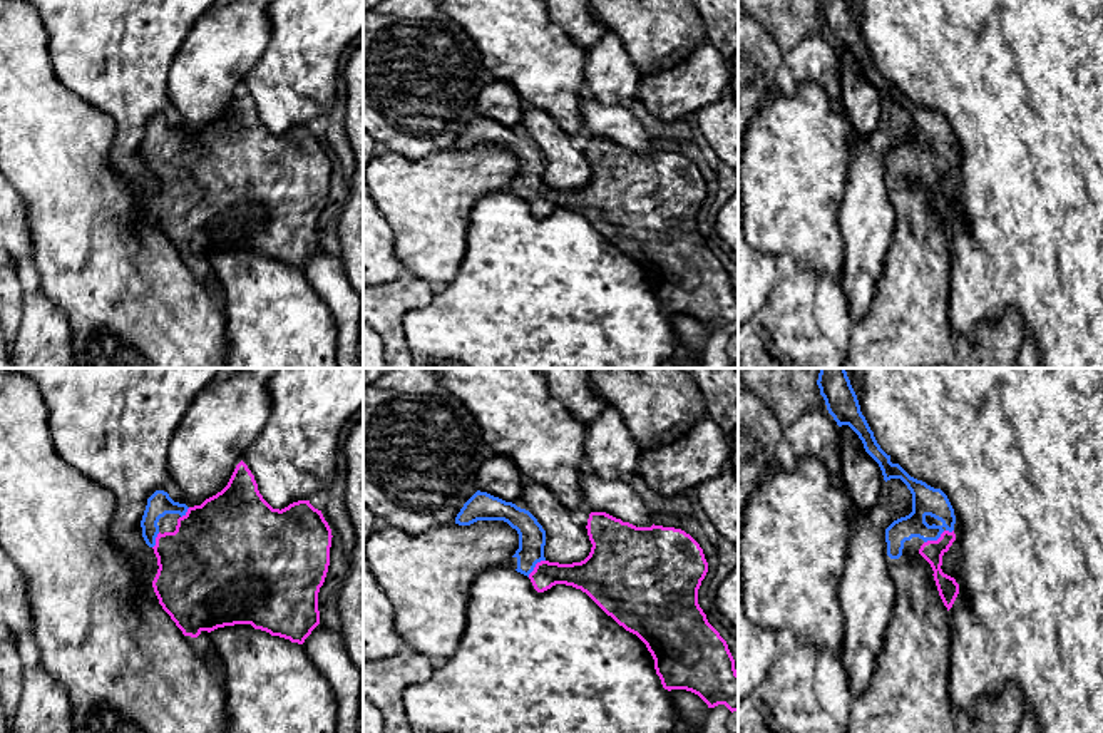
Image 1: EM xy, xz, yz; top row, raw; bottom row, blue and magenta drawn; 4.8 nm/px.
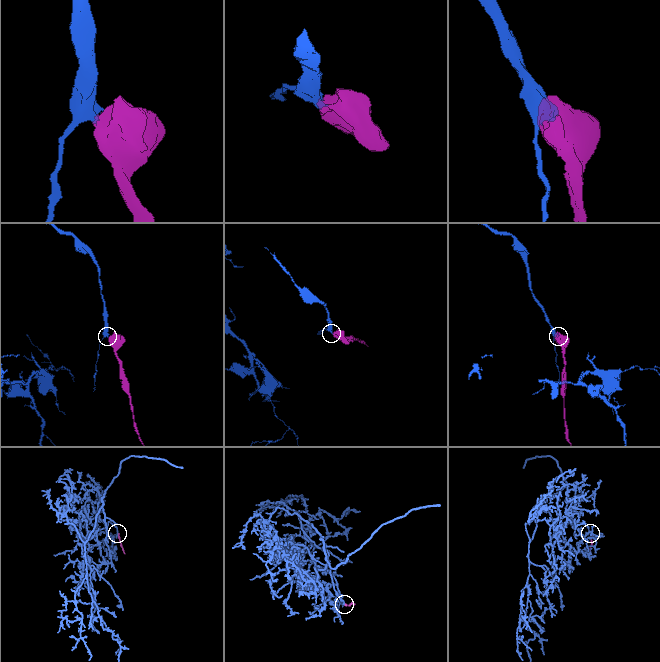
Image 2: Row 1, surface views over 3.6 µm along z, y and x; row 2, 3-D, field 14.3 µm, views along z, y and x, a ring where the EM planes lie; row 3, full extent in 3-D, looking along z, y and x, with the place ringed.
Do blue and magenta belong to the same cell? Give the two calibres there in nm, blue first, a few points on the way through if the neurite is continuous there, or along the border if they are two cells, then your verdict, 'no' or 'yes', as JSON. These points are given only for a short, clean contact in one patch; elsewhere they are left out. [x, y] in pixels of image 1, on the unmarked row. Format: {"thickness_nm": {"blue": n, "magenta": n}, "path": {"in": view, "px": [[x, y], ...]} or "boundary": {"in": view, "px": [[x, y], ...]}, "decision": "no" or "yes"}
{"thickness_nm": {"blue": 140, "magenta": 110}, "path": {"in": "yz", "px": [[926, 126], [921, 148], [938, 163], [933, 176]]}, "decision": "yes"}

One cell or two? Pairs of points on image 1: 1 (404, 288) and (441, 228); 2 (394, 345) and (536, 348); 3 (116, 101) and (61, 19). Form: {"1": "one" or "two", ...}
{"1": "two", "2": "two", "3": "one"}

